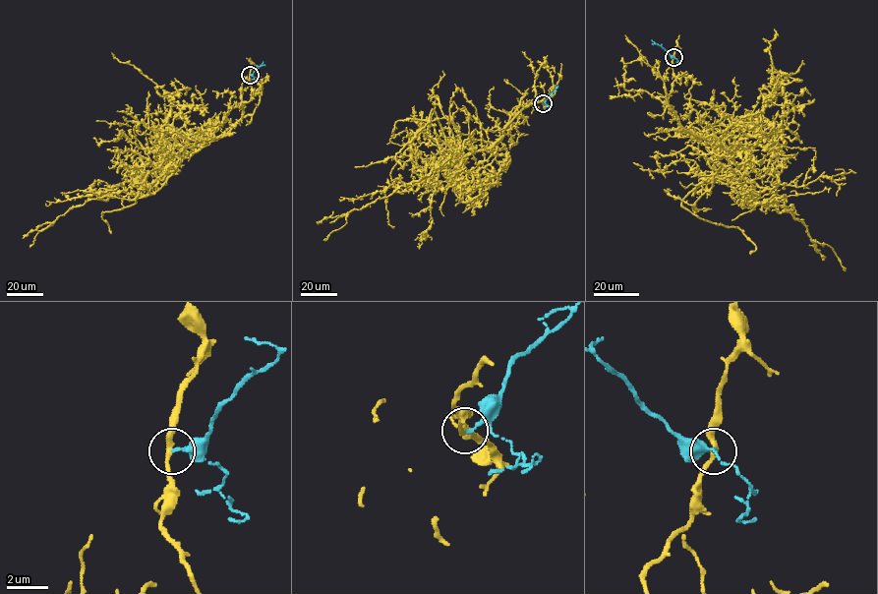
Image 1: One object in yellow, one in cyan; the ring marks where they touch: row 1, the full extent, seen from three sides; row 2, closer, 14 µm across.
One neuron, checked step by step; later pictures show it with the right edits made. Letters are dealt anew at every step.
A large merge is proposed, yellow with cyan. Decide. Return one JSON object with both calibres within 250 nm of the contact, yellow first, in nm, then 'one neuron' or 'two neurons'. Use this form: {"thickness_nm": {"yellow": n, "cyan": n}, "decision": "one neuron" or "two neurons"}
{"thickness_nm": {"yellow": 260, "cyan": 150}, "decision": "two neurons"}

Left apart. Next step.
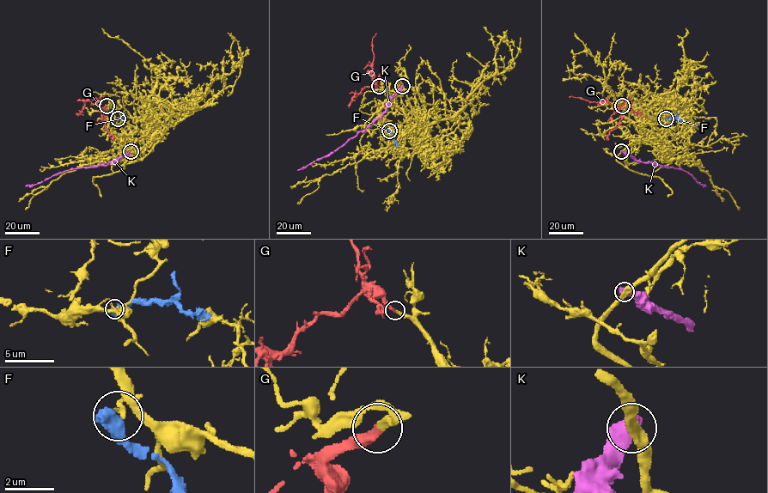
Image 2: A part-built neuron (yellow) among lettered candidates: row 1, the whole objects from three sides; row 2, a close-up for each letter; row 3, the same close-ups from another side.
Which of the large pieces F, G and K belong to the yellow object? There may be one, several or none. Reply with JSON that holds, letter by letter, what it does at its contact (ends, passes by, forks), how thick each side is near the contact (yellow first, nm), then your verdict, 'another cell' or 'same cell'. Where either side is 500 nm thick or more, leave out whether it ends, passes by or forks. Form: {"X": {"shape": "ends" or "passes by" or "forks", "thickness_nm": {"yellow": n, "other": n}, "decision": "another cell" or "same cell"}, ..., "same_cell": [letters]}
{"F": {"thickness_nm": {"yellow": 170, "other": 700}, "decision": "another cell"}, "G": {"shape": "ends", "thickness_nm": {"yellow": 240, "other": 280}, "decision": "same cell"}, "K": {"thickness_nm": {"yellow": 380, "other": 650}, "decision": "another cell"}, "same_cell": ["G"]}

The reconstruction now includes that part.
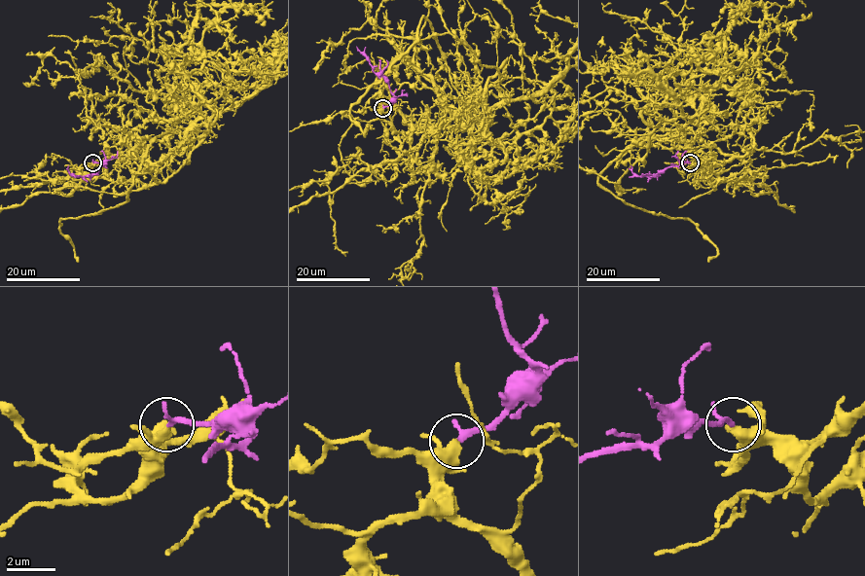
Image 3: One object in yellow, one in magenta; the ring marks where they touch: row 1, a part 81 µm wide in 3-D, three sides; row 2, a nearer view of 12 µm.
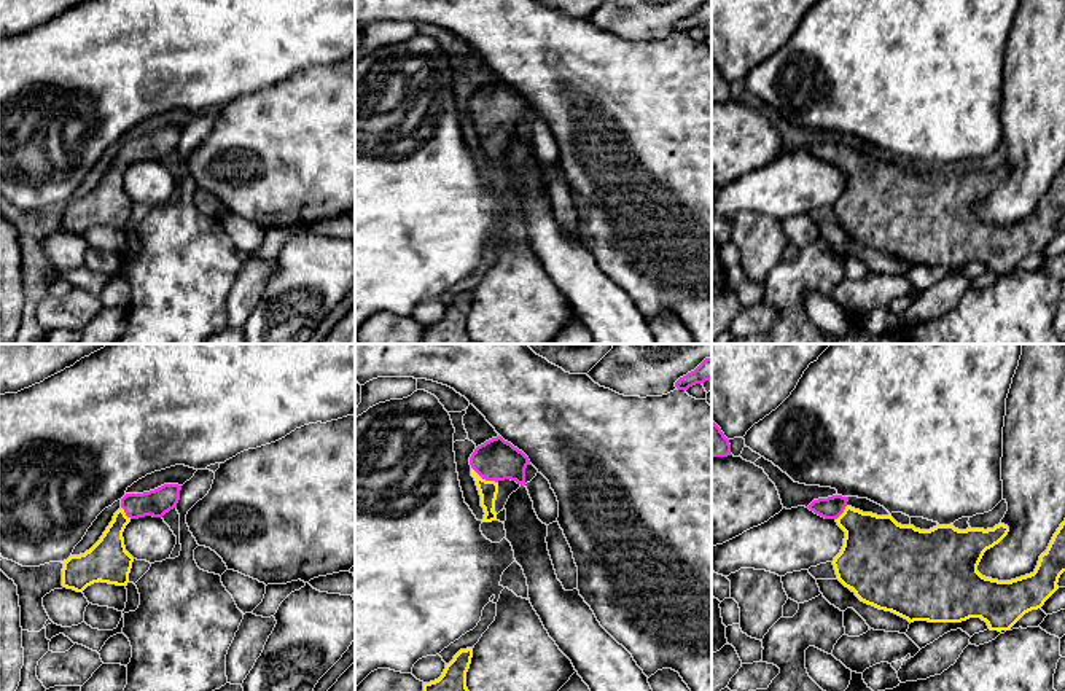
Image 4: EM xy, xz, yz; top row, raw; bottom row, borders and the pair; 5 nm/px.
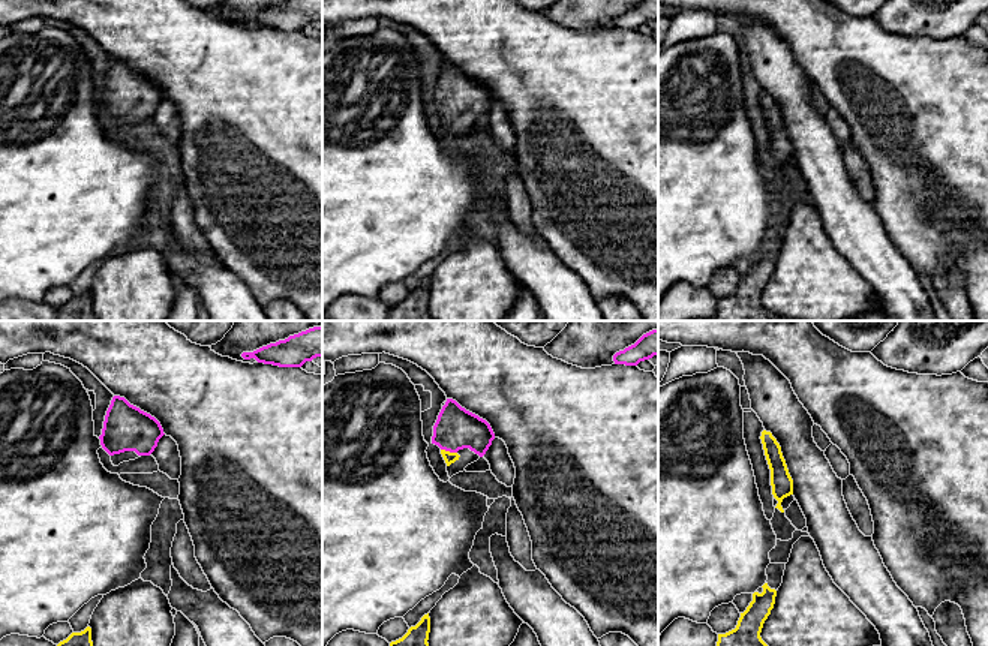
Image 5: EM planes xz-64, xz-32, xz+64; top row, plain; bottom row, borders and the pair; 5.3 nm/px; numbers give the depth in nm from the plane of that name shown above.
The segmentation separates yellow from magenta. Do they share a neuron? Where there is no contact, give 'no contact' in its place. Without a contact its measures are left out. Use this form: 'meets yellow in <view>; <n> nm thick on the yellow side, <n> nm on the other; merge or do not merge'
meets yellow in xz; 100 nm thick on the yellow side, 200 nm on the other; merge

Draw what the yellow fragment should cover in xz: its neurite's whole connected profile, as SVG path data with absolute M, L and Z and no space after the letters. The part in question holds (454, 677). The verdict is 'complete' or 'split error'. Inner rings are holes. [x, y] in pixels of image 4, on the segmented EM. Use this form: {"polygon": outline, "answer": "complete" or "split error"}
{"polygon": "M473 648L460 650L454 659L446 664L443 675L430 683L423 683L423 691L468 691L466 672L473 658Z", "answer": "complete"}

